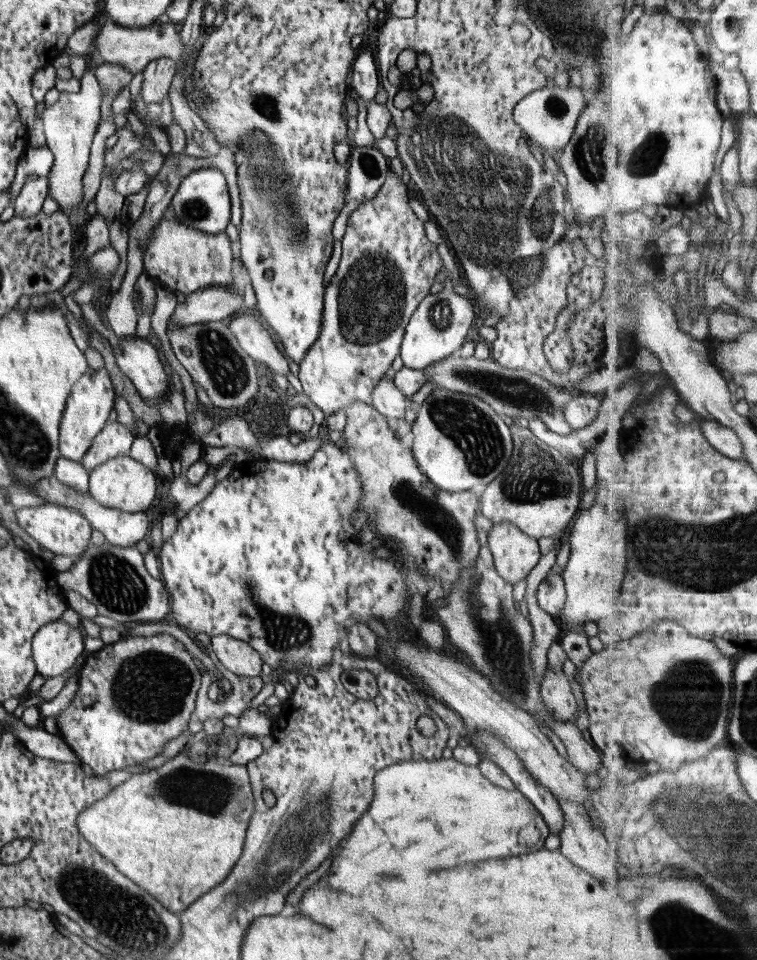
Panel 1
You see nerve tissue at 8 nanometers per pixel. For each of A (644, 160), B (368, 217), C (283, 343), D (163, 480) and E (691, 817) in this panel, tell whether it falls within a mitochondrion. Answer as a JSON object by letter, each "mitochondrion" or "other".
{"A":"mitochondrion","B":"other","C":"other","D":"other","E":"mitochondrion"}

